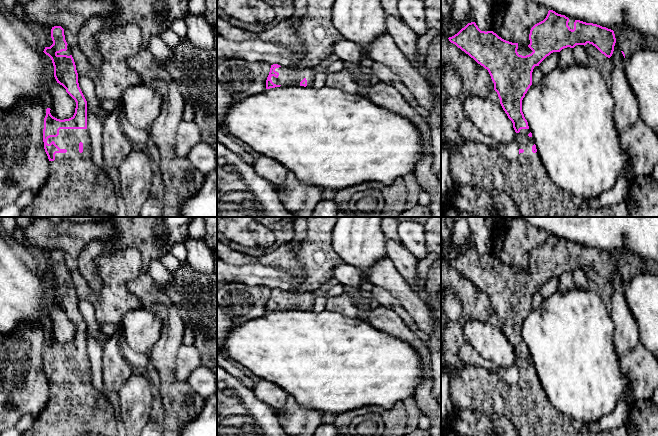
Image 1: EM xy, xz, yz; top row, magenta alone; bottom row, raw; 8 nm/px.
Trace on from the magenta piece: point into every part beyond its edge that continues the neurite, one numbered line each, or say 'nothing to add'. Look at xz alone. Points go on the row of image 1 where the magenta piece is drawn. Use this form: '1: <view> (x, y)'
1: xz (288, 76)

